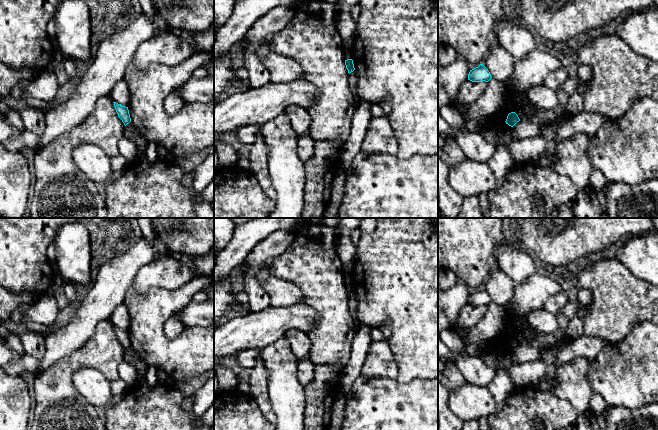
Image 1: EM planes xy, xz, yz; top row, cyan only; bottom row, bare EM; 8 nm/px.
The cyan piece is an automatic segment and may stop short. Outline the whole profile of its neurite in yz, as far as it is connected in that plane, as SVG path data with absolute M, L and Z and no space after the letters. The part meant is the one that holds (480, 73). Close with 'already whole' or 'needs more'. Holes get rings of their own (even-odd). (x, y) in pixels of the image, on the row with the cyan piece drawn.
M480 64L478 67L470 70L468 74L468 80L472 82L488 82L491 78L490 72L483 64Z; already whole

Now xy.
M113 102L113 103L116 109L116 112L118 114L118 117L122 120L122 122L126 126L127 124L131 122L128 107L122 106L121 104L118 104L116 102Z; already whole

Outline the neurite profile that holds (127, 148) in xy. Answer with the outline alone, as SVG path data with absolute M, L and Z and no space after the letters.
M123 136L118 143L119 153L122 155L129 163L135 161L137 145L132 139Z

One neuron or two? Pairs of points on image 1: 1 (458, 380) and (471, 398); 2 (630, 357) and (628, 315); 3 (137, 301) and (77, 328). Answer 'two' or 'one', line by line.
1: two
2: two
3: two

